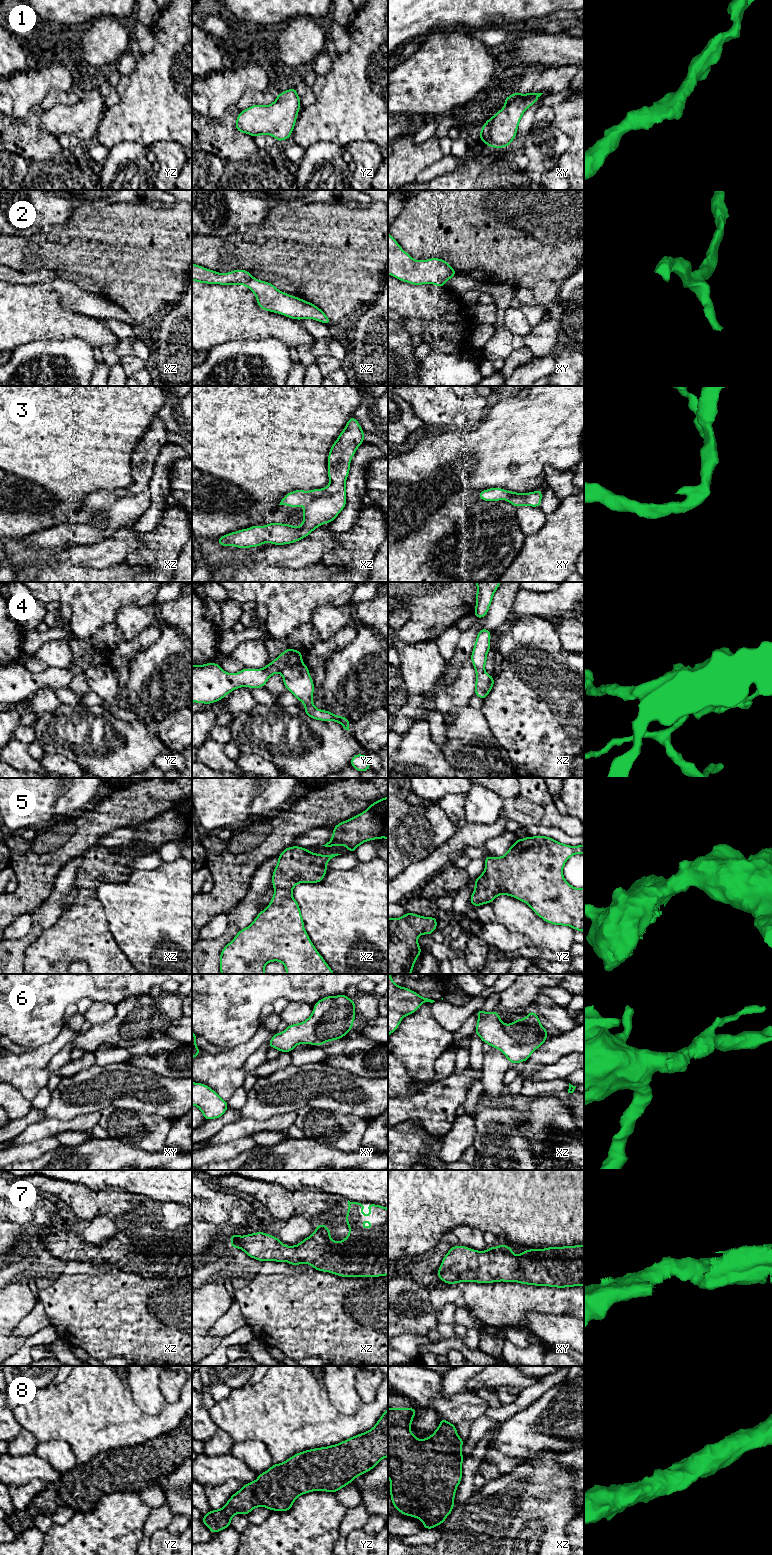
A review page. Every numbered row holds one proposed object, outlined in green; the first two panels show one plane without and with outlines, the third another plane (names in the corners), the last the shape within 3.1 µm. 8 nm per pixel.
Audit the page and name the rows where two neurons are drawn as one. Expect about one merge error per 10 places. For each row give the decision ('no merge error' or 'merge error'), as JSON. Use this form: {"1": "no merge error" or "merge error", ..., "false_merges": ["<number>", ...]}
{"1": "no merge error", "2": "no merge error", "3": "no merge error", "4": "no merge error", "5": "no merge error", "6": "no merge error", "7": "no merge error", "8": "no merge error", "false_merges": []}

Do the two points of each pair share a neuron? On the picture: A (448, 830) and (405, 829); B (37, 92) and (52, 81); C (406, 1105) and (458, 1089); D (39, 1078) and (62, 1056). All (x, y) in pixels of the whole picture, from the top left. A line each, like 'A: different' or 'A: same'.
A: same
B: same
C: same
D: different

